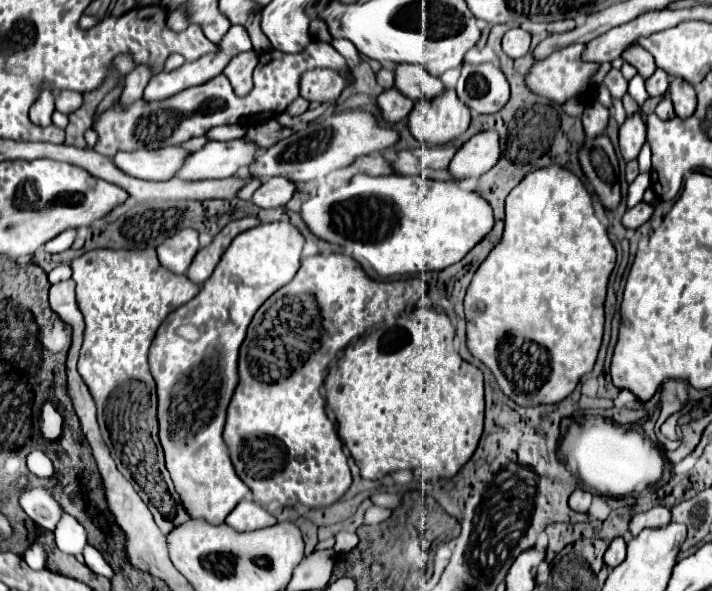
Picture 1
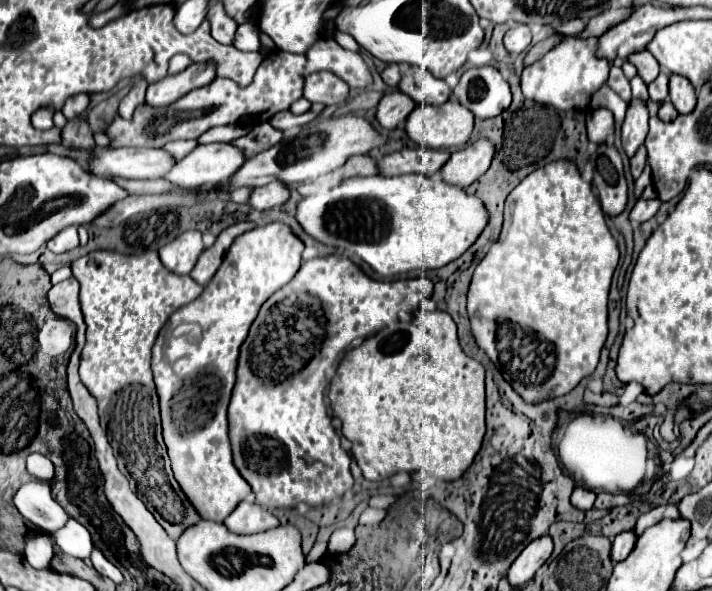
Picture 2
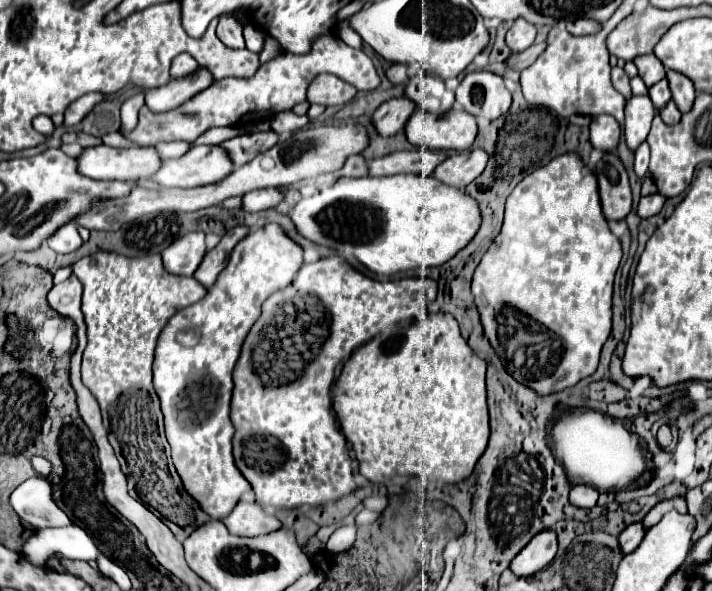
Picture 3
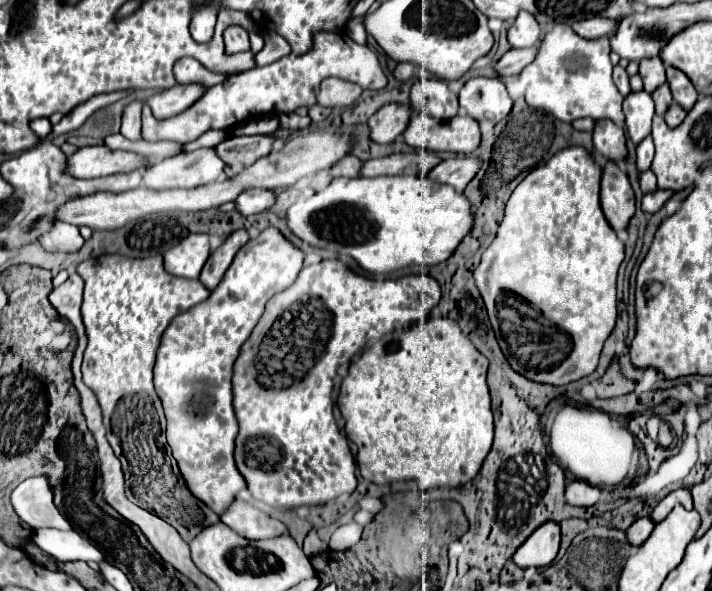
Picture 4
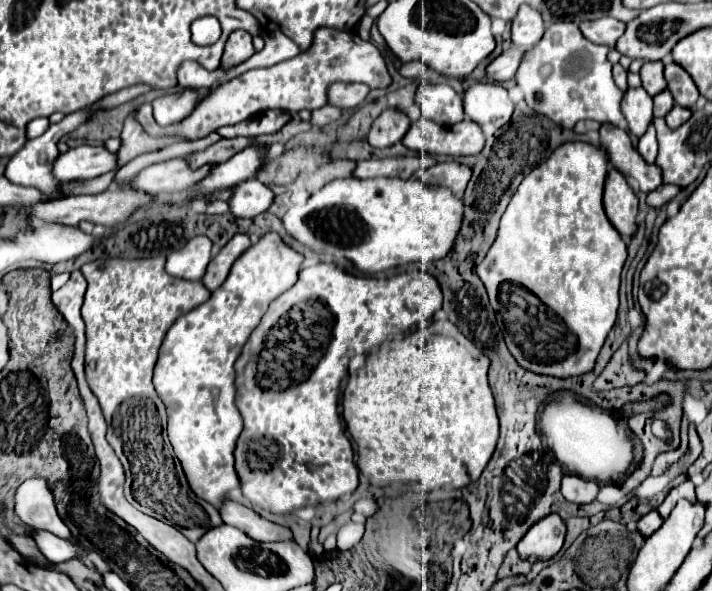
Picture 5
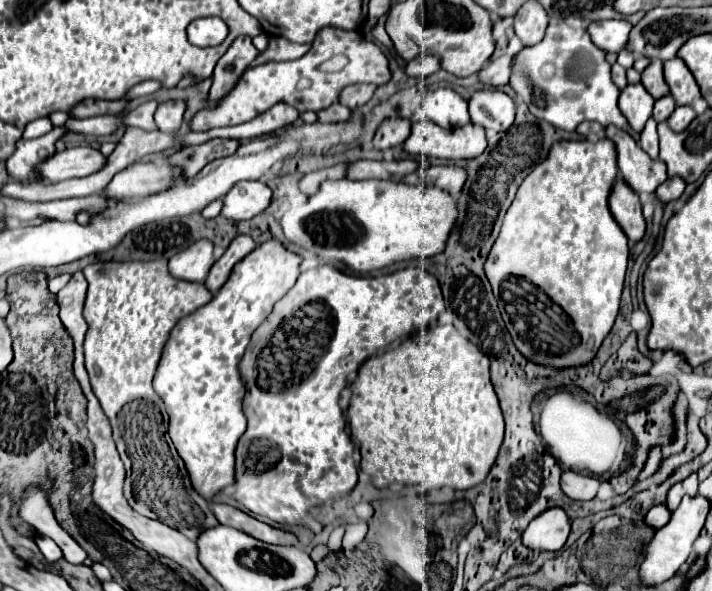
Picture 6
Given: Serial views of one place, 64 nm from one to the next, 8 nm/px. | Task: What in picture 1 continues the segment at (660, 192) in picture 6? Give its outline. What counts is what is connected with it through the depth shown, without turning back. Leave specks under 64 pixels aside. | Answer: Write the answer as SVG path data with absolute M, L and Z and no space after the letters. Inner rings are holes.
M640 202L640 204L636 204L634 208L630 208L630 210L624 214L622 224L624 224L628 230L634 230L634 228L642 226L644 222L648 222L648 220L652 218L652 214L654 214L654 206L648 204L648 202Z

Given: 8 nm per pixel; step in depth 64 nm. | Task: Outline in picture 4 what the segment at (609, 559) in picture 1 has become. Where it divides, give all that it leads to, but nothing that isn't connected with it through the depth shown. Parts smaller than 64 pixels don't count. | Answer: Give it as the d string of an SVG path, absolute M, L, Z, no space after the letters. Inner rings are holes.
M650 516L636 520L636 522L626 530L630 544L632 544L632 546L640 546L640 544L652 534L654 526L656 526L656 522L654 522Z

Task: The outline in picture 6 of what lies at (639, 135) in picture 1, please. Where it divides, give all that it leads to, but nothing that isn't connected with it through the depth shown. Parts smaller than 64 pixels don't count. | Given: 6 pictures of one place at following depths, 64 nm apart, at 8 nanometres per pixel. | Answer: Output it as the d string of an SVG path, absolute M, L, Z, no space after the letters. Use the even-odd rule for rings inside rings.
M640 82L638 84L628 84L620 92L618 106L620 106L622 114L626 116L626 120L630 122L630 126L636 132L642 132L646 120L652 116L654 98L648 94L648 90Z

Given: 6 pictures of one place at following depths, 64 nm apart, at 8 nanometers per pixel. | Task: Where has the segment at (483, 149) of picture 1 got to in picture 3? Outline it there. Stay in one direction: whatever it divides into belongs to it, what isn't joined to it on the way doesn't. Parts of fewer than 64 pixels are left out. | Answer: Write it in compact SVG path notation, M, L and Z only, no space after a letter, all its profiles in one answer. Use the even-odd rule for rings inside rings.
M470 150L470 152L460 152L456 156L446 158L440 166L434 170L434 178L448 186L456 186L458 190L464 190L480 172L486 168L488 154L484 150Z

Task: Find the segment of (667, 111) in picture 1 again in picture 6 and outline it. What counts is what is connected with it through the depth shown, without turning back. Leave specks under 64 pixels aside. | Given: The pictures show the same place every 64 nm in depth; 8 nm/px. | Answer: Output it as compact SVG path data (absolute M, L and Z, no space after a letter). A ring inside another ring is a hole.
M678 106L674 110L674 114L670 116L668 120L668 126L674 130L674 132L682 132L688 128L688 124L696 118L696 112L690 108L690 106Z

